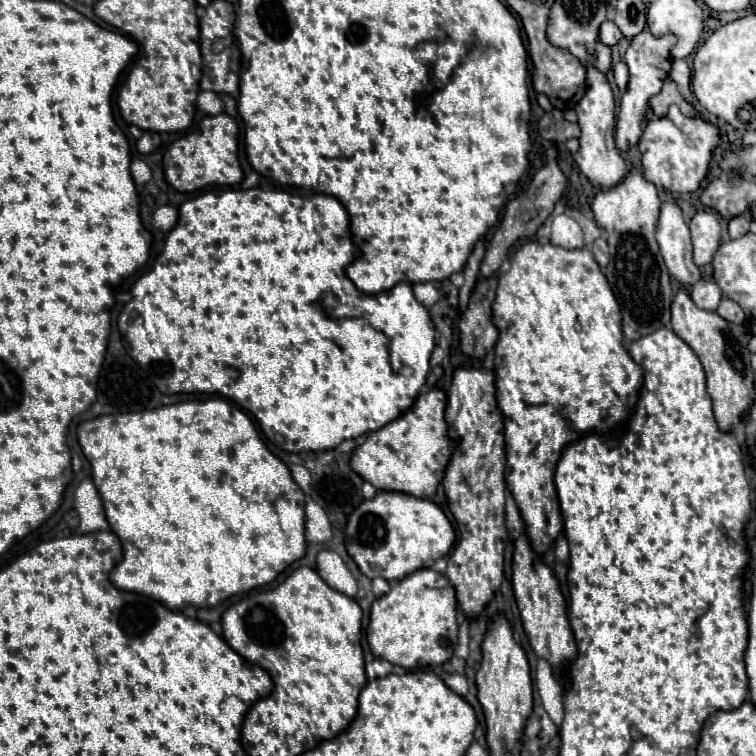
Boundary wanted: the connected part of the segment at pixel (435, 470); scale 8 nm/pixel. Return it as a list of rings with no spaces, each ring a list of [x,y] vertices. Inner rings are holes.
[[[431,389],[429,393],[421,393],[415,405],[407,413],[387,423],[379,431],[369,433],[361,441],[361,445],[353,451],[351,469],[359,473],[365,481],[369,481],[377,491],[401,491],[401,493],[409,493],[415,497],[431,497],[443,479],[445,465],[453,451],[453,441],[447,439],[447,423],[443,419],[445,407],[447,407],[447,395],[441,389]]]

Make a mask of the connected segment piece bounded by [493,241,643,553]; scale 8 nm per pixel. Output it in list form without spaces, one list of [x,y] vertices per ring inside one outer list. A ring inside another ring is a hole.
[[[539,241],[523,243],[513,253],[509,271],[499,277],[497,297],[493,303],[493,323],[499,330],[494,347],[494,371],[497,405],[505,419],[505,481],[519,507],[521,519],[525,521],[531,545],[535,551],[545,553],[563,529],[553,483],[555,465],[563,447],[595,431],[617,431],[639,399],[643,369],[623,347],[617,299],[589,249],[563,249],[559,245],[543,245]]]

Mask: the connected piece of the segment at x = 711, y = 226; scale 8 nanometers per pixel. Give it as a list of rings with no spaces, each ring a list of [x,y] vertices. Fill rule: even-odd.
[[[699,211],[689,223],[689,231],[691,231],[691,241],[693,241],[695,265],[697,267],[709,265],[719,247],[719,237],[721,237],[719,221],[715,219],[713,213]]]

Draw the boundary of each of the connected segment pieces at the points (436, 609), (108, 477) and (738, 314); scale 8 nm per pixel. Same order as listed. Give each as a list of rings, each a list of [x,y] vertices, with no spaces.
[[[417,569],[415,573],[393,581],[389,593],[373,601],[367,643],[375,657],[405,669],[417,669],[445,663],[457,645],[457,631],[455,587],[435,569]]]
[[[211,397],[211,399],[193,399],[181,401],[175,405],[163,405],[157,409],[135,411],[135,413],[117,413],[117,415],[99,415],[95,419],[83,421],[77,427],[77,439],[81,445],[83,455],[91,465],[91,479],[101,495],[103,509],[111,531],[121,539],[123,545],[123,559],[111,571],[111,583],[123,591],[133,591],[147,595],[159,603],[165,603],[173,611],[183,609],[185,605],[193,607],[215,607],[221,601],[229,599],[231,595],[251,591],[255,587],[271,583],[287,565],[301,559],[305,555],[305,499],[299,485],[291,479],[287,465],[277,459],[265,443],[259,439],[259,433],[249,419],[249,415],[239,409],[235,403],[231,405],[227,399]]]
[[[721,299],[717,313],[719,313],[725,321],[729,321],[729,323],[733,323],[733,325],[743,325],[743,323],[745,323],[745,313],[743,313],[743,309],[741,309],[735,301],[731,301],[731,299]]]

